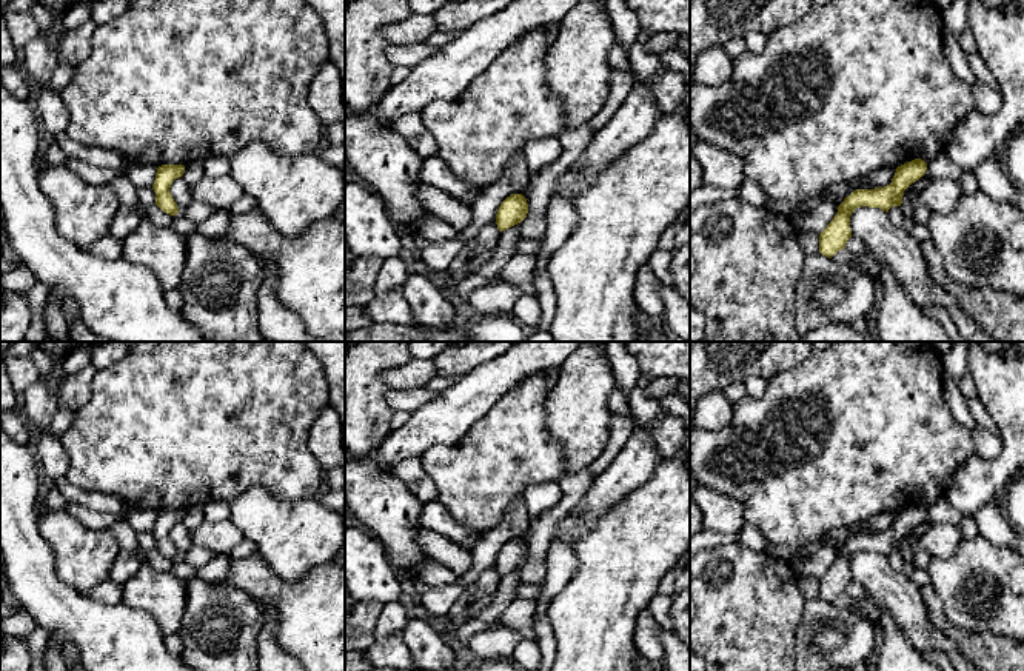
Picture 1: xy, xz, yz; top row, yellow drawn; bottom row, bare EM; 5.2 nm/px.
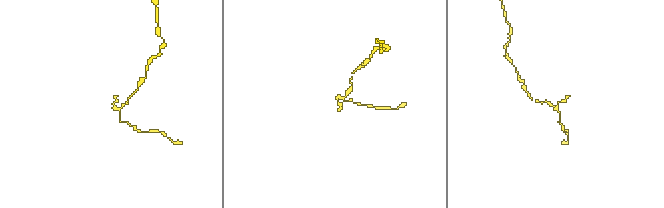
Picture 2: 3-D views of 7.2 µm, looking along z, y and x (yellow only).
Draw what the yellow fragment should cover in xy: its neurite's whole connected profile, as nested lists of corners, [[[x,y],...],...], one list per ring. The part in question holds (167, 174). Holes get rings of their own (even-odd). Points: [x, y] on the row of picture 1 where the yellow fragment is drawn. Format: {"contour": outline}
{"contour": [[[162,165],[157,168],[152,189],[156,192],[156,205],[166,214],[179,214],[177,203],[174,202],[169,188],[172,182],[183,175],[183,165]]]}

